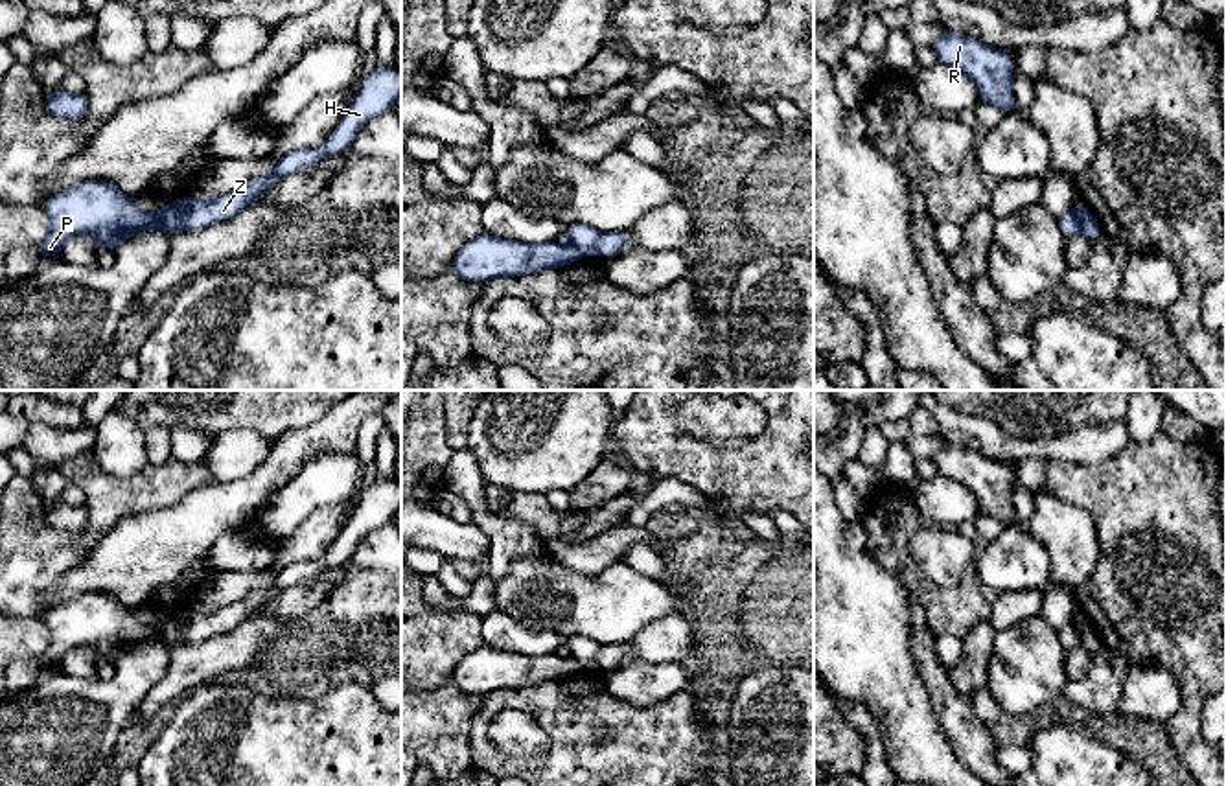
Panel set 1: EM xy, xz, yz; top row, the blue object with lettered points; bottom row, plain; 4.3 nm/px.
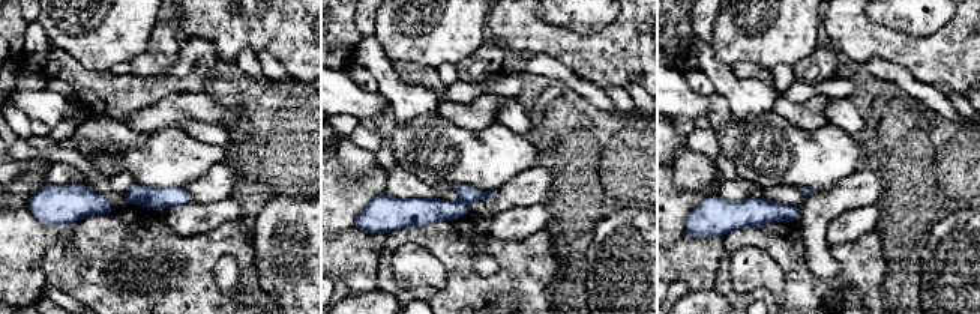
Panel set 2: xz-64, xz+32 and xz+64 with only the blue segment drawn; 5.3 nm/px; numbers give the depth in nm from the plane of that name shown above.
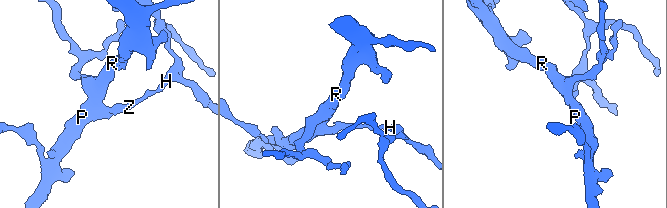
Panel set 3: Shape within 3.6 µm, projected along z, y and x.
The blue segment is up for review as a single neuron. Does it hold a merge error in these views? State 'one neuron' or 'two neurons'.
two neurons

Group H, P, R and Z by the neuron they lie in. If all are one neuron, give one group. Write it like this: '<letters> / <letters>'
H Z / P R

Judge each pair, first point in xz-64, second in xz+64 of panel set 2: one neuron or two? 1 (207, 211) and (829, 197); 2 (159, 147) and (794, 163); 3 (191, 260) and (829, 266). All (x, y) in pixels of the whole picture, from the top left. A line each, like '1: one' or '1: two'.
1: two
2: one
3: two

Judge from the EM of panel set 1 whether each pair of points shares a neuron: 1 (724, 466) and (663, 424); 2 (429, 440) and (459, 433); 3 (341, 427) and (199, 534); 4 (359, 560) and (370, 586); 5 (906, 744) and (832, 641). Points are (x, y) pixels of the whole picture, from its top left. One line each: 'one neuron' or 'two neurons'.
1: one neuron
2: two neurons
3: one neuron
4: two neurons
5: one neuron

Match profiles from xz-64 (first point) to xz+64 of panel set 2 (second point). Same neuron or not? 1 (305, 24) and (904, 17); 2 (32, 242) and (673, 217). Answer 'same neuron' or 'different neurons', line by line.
1: different neurons
2: different neurons

